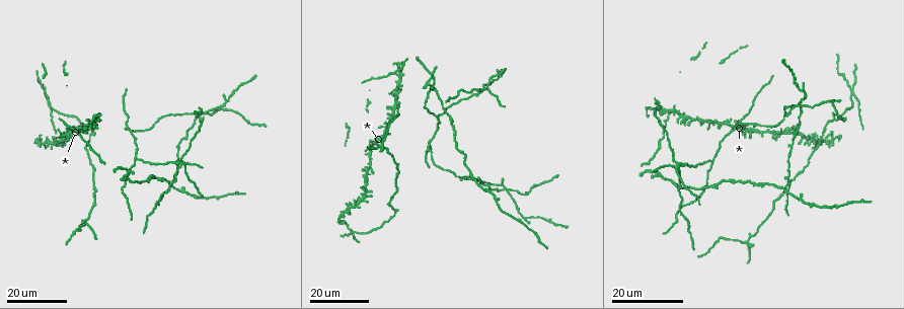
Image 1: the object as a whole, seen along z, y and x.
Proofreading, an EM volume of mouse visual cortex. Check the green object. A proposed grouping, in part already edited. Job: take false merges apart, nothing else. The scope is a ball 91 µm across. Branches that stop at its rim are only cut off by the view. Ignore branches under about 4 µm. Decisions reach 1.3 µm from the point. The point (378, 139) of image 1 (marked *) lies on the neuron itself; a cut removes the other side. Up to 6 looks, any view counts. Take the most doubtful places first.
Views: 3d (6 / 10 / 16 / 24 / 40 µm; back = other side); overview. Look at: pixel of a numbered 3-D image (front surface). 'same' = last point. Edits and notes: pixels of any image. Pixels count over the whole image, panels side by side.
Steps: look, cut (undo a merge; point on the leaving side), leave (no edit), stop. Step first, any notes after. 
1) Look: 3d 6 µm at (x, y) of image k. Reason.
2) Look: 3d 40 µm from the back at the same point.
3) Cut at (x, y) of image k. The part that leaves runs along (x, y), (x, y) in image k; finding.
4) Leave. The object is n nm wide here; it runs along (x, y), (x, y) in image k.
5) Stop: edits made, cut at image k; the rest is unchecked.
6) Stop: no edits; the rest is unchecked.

Look: 3d 24 µm at (381, 145) of image 1. Four-way junction.

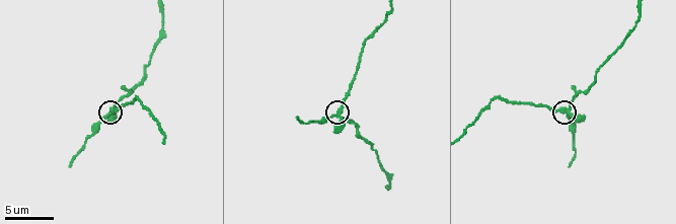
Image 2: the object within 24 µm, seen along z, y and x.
Look: 3d 10 µm at (566, 112) of image 2.

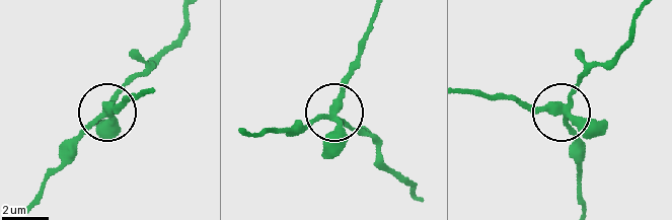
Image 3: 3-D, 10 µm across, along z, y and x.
Leave. The side arm is 8 µm long; it runs along (639, 16), (628, 40), (588, 68), (563, 113), (580, 153) in image 3; continuous, no second neuron.

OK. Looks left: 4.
Look: 3d 16 µm at (505, 189) of image 1. Looks like a crossing.

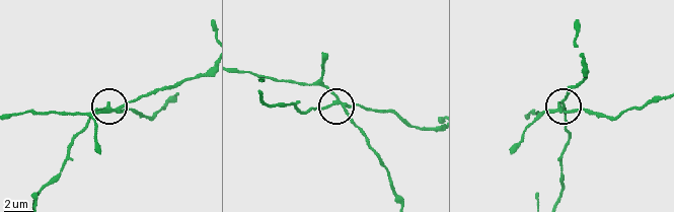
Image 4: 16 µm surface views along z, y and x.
Look: 3d 10 µm at (338, 101) of image 4.

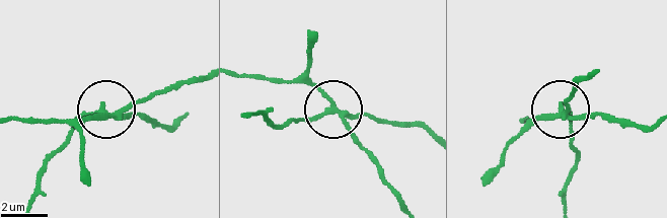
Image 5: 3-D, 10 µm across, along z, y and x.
Cut at (142, 98) of image 5. 4 arms meet here; the part that leaves runs along (564, 115), (575, 161), (564, 202) in image 5; two neurons meet here.

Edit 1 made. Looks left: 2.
Stop: edits made, cut at image 5; the rest is unchecked.

